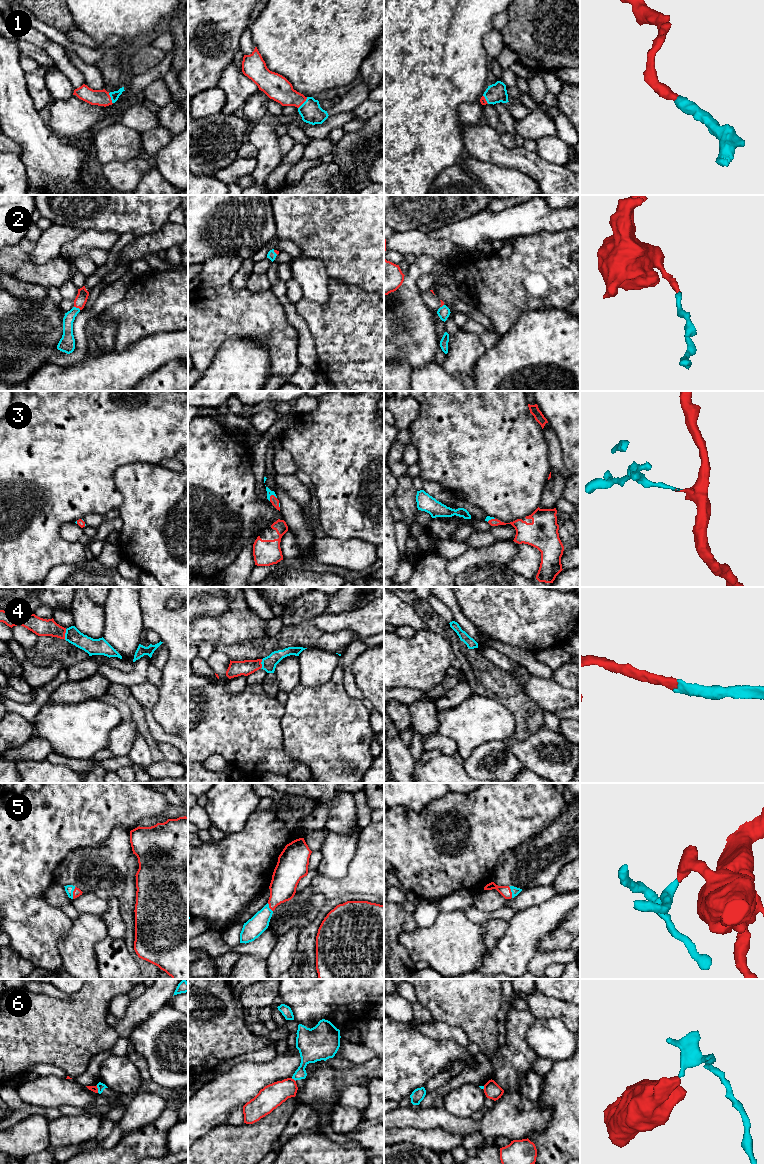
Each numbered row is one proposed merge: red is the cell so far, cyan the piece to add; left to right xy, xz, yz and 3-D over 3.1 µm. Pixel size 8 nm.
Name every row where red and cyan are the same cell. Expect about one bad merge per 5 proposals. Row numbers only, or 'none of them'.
1, 2, 3, 4, 5

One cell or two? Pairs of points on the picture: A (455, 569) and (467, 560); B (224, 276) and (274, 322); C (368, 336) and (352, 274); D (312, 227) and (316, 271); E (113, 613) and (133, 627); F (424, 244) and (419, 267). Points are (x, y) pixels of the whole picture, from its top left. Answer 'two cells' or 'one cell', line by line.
A: one cell
B: two cells
C: two cells
D: two cells
E: one cell
F: two cells

